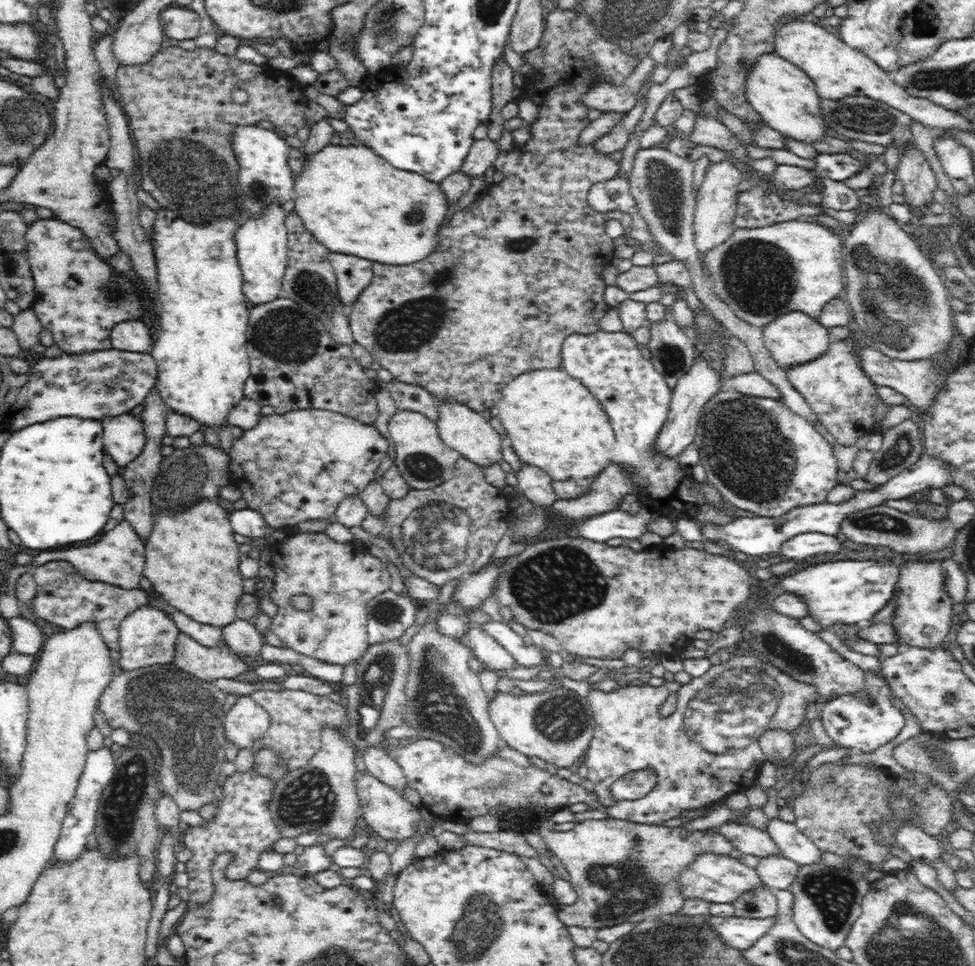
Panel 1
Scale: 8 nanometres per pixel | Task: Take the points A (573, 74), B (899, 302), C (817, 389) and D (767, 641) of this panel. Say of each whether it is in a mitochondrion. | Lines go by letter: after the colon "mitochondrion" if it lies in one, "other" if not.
A: other
B: mitochondrion
C: other
D: mitochondrion

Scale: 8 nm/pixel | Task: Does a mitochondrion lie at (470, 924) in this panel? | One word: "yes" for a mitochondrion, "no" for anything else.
yes

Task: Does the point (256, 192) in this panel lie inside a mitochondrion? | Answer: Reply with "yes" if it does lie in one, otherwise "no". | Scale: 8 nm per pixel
yes

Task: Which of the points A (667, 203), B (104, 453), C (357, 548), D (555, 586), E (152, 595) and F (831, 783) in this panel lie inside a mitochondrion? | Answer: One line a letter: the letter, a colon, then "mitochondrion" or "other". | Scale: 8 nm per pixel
A: mitochondrion
B: other
C: other
D: mitochondrion
E: other
F: mitochondrion

